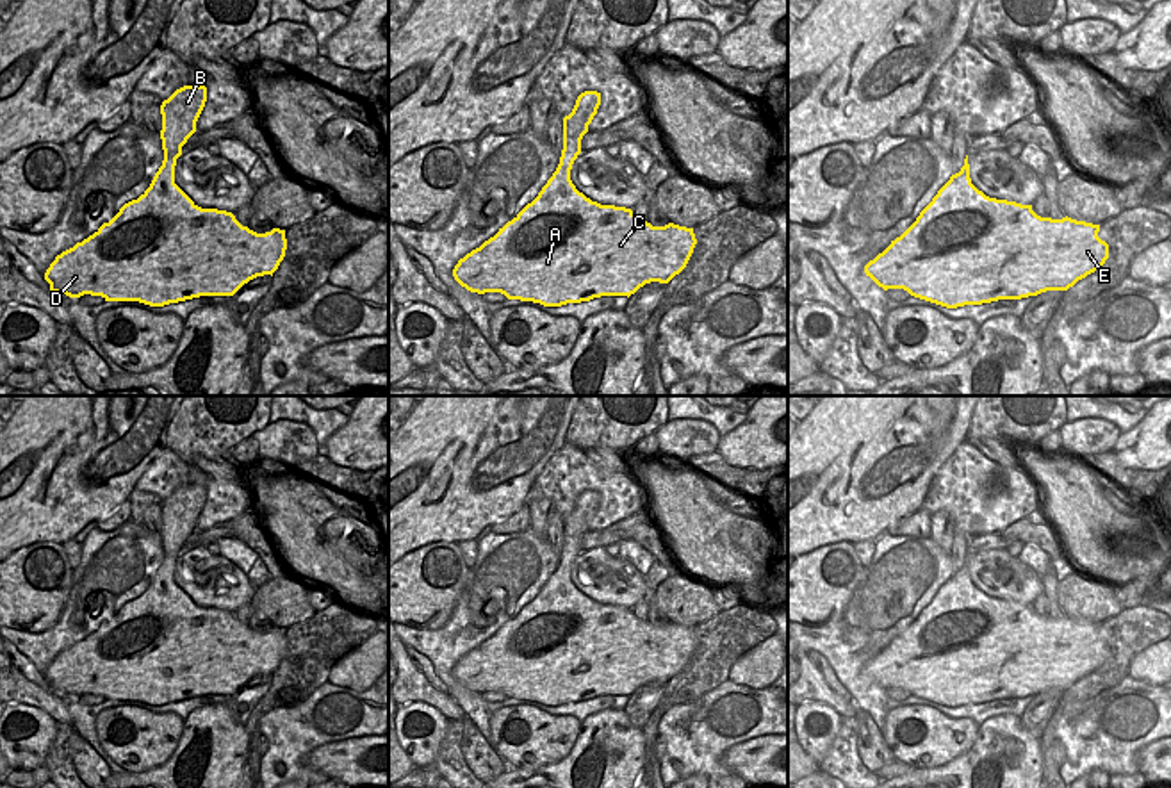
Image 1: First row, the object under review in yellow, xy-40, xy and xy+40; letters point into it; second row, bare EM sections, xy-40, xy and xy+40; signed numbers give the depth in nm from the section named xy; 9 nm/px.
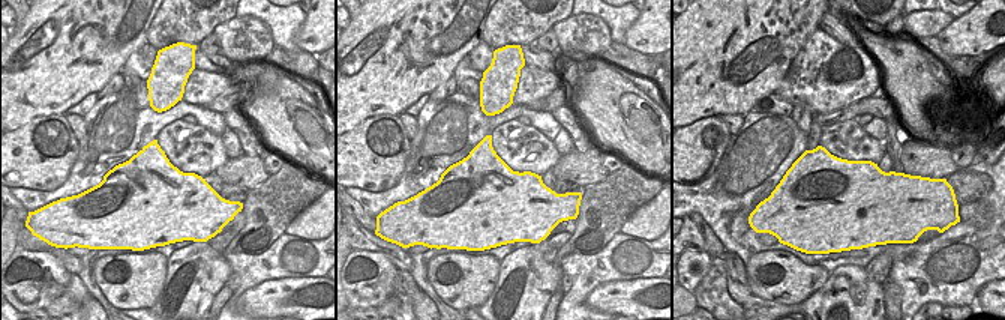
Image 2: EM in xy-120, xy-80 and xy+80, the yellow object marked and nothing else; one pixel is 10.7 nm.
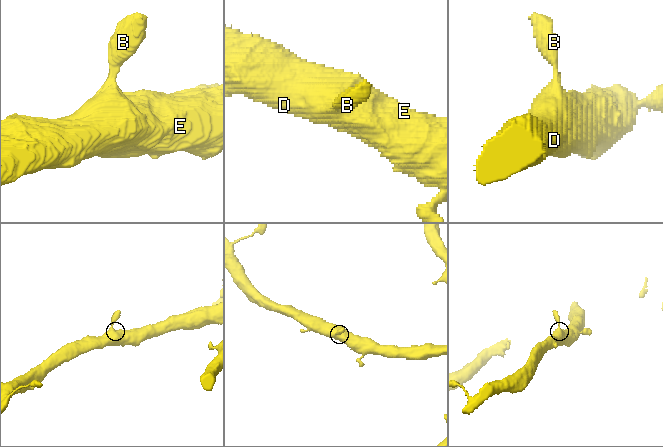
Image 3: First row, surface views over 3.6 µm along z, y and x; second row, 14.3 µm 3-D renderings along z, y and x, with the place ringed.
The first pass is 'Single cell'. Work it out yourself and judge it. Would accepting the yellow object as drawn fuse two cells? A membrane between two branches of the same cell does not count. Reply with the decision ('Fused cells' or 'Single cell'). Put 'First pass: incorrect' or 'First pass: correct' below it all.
Single cell
First pass: correct

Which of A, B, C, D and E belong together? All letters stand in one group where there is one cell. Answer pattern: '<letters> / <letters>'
A B C D E

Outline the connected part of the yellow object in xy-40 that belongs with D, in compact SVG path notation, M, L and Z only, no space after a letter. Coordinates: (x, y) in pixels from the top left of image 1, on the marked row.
M184 86L162 102L162 166L137 200L125 203L93 235L55 257L45 273L52 292L164 307L200 296L233 296L250 280L273 276L285 257L285 230L257 234L242 226L232 212L198 207L175 184L176 159L196 132L205 102L205 86Z

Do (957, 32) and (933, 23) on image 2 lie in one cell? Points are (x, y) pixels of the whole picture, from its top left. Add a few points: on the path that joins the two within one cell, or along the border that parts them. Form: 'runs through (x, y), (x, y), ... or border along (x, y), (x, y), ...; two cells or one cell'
border along (954, 18), (936, 35); two cells

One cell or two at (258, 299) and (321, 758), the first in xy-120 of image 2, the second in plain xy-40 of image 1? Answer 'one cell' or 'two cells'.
one cell

